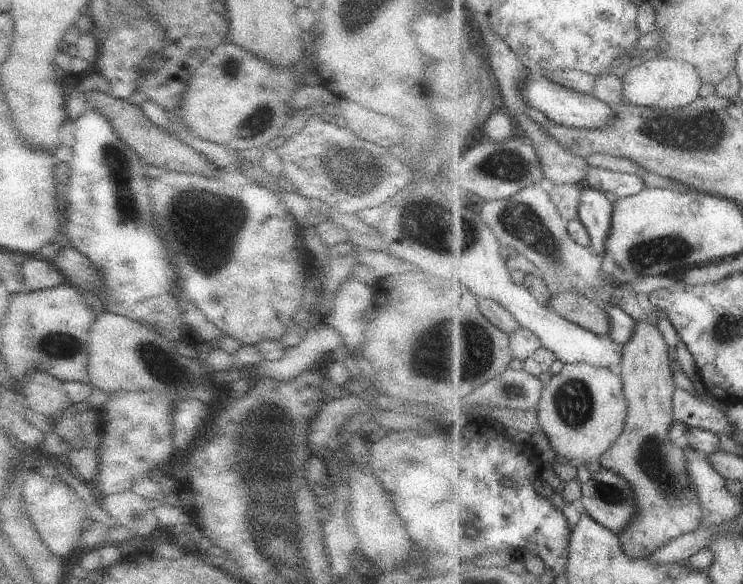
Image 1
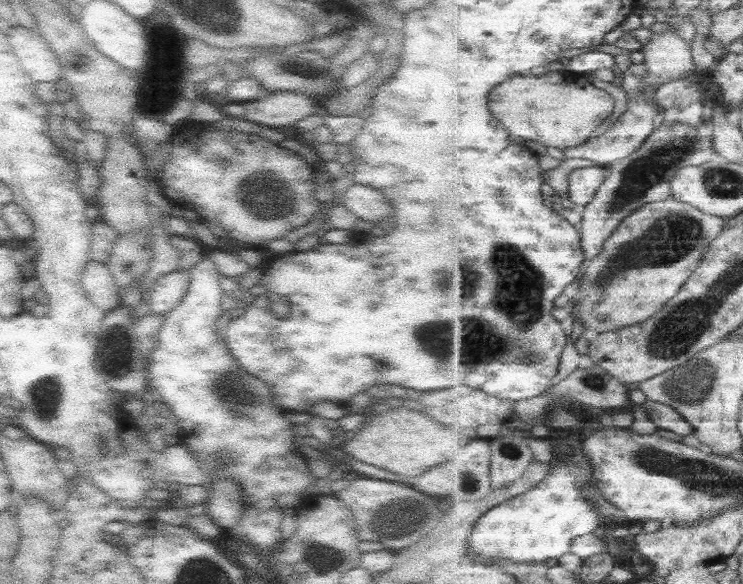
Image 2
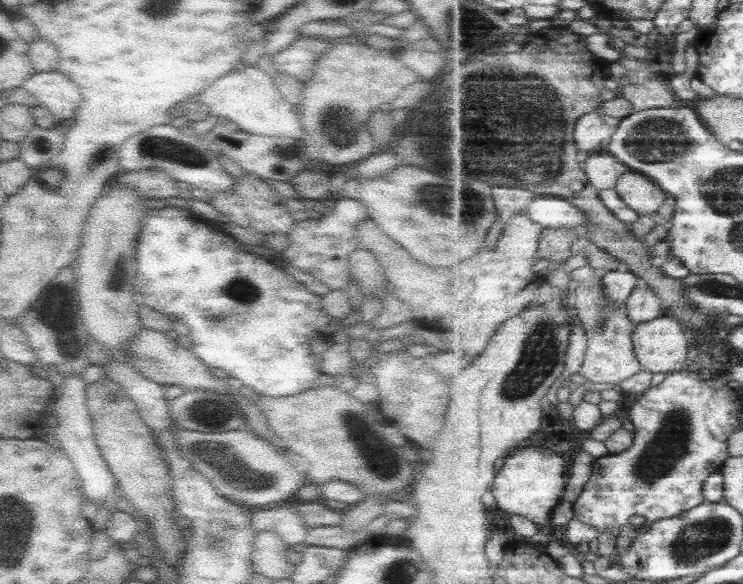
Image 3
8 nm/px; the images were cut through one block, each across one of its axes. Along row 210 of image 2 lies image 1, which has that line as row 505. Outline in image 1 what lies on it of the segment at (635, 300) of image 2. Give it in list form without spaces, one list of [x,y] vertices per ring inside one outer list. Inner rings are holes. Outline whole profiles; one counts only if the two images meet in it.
[[[643,320],[636,323],[635,334],[622,345],[622,359],[618,368],[624,380],[624,395],[628,402],[627,422],[615,444],[599,457],[599,464],[621,475],[632,485],[637,514],[619,535],[628,555],[647,558],[668,542],[701,527],[704,508],[690,483],[686,452],[679,442],[669,441],[669,430],[676,422],[676,388],[669,346],[657,325]]]

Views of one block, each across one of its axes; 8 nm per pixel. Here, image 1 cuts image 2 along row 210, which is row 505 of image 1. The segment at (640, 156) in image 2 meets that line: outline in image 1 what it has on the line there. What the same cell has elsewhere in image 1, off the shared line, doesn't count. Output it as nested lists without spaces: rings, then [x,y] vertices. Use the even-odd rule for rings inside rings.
[[[594,469],[581,485],[586,513],[603,526],[621,534],[637,514],[634,490],[628,480],[612,470]]]

